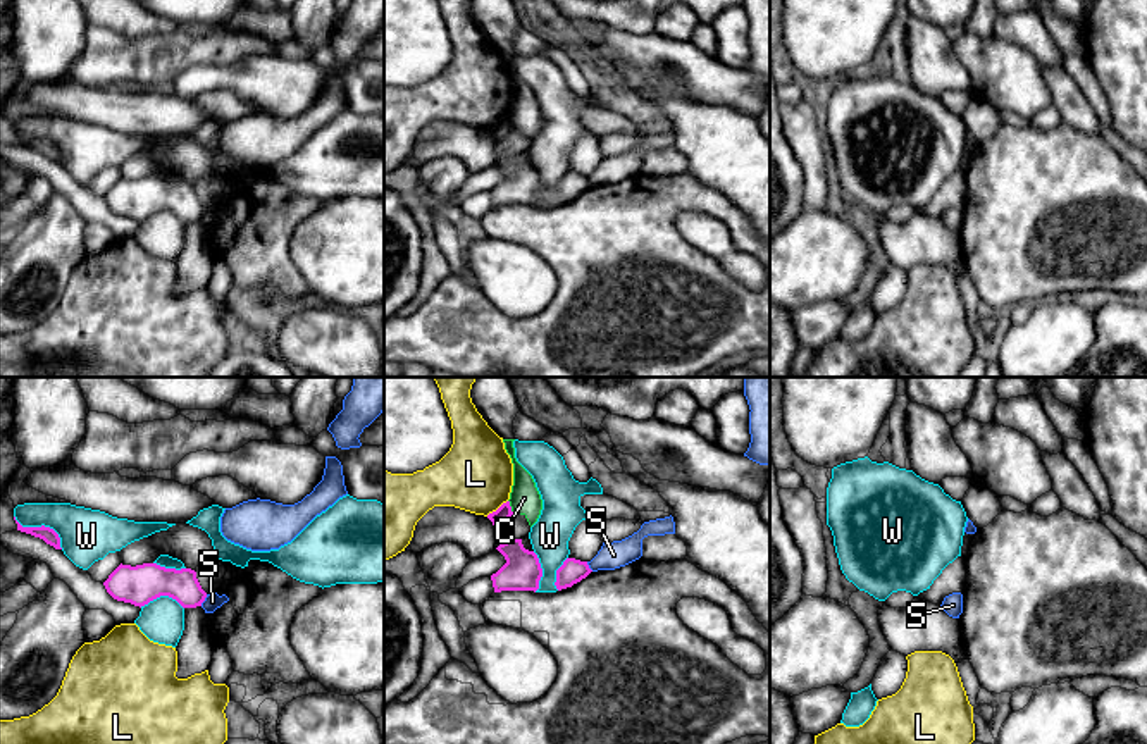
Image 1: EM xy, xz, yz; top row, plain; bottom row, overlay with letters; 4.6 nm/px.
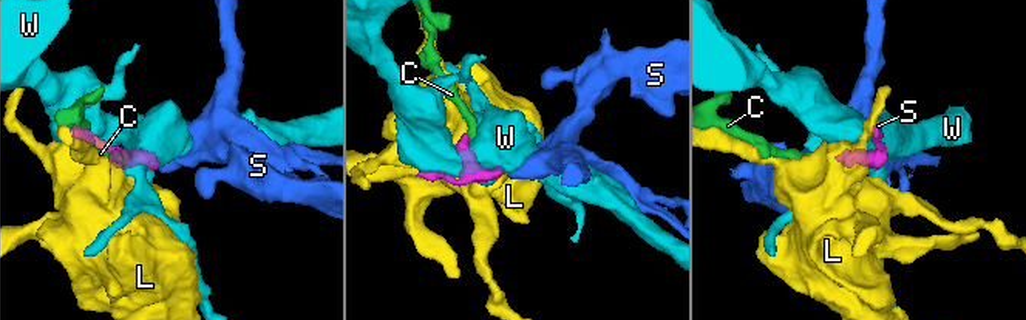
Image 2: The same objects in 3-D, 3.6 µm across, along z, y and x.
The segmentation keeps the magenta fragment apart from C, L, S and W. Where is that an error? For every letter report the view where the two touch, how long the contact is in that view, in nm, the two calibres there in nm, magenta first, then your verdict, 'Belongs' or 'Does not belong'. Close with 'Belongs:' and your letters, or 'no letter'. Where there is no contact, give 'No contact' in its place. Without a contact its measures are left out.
C: Touches magenta in xz. Shared border 70 nm. Thickness 70 nm (magenta) against 140 nm. Does not belong
L: Touches magenta in xz. Shared border 130 nm. Thickness 70 nm (magenta) against 340 nm. Does not belong
S: Touches magenta in xy. Shared border 70 nm. Thickness 160 nm (magenta) against 80 nm. Does not belong
W: Touches magenta in xy. Shared border 280 nm. Thickness 70 nm (magenta) against 260 nm. Does not belong
Belongs: no letter

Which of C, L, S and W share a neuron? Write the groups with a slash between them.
C / L / S / W

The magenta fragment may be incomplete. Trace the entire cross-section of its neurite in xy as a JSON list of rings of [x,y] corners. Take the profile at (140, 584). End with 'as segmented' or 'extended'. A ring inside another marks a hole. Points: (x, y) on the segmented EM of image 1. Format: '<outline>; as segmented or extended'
[[[157,563],[119,565],[103,582],[107,592],[124,603],[145,606],[150,601],[169,596],[183,608],[196,608],[207,598],[196,572],[191,568],[165,568]]]; as segmented

